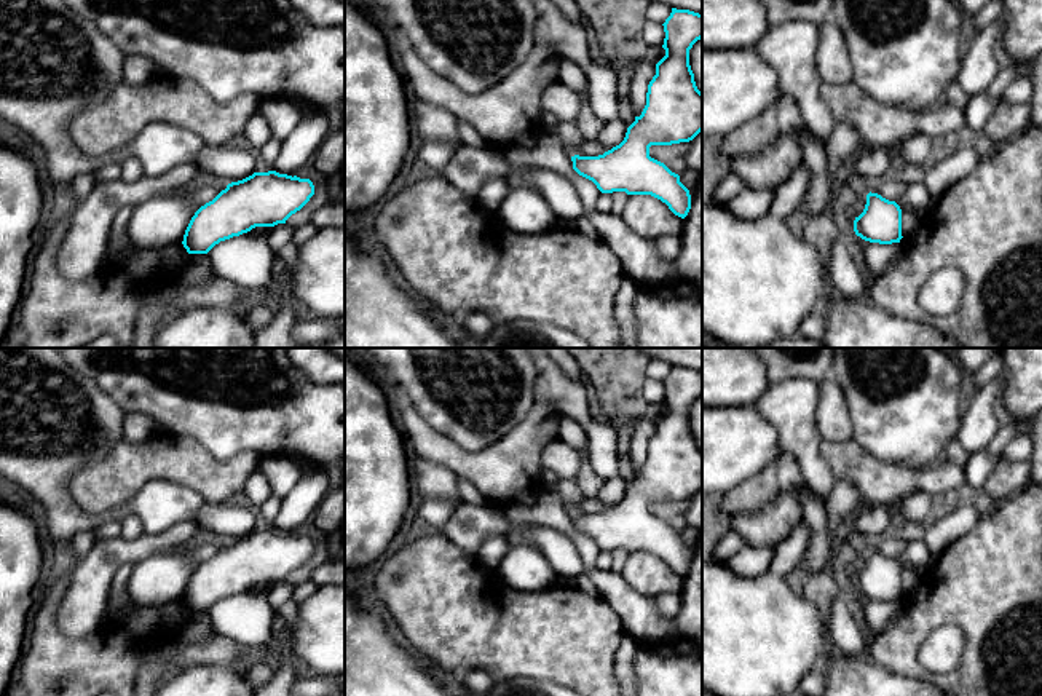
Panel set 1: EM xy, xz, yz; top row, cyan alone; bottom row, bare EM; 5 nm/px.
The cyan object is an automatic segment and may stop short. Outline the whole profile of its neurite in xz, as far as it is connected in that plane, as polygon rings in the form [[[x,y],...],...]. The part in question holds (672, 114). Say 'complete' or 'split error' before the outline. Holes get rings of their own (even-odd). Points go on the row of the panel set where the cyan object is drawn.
complete; [[[672,8],[662,26],[665,56],[656,64],[641,115],[619,145],[598,156],[574,155],[571,161],[602,193],[651,195],[685,219],[689,190],[678,174],[649,156],[649,147],[689,142],[702,131],[702,93],[689,65],[689,49],[702,38],[702,14]]]

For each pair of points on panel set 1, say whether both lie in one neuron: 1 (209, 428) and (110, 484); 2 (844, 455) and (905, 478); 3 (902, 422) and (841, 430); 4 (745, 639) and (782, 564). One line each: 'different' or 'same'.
1: different
2: same
3: different
4: same

